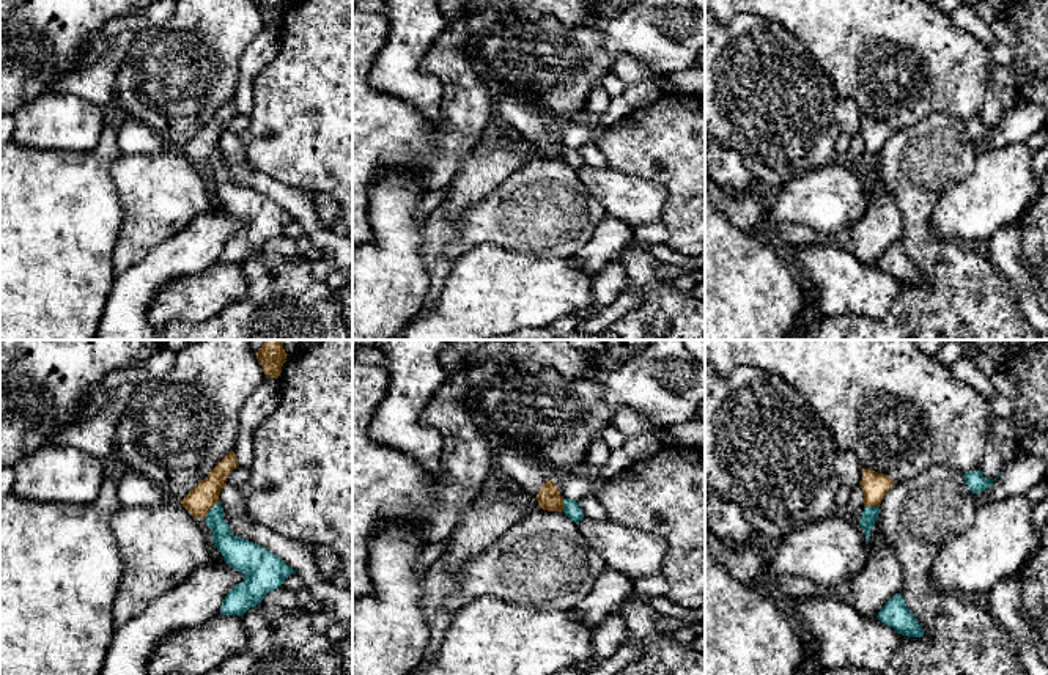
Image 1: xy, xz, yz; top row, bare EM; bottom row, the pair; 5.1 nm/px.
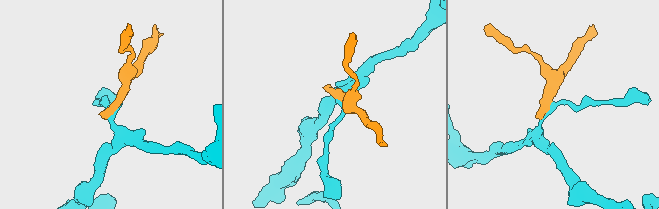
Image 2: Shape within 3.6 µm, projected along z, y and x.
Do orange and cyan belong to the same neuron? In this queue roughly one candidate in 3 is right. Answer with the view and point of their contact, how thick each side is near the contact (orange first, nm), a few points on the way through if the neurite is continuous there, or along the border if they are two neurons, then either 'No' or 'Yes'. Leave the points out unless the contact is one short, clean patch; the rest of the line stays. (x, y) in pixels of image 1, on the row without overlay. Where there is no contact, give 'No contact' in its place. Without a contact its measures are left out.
Touches orange at xy (210, 156). Thickness 140 nm (orange) against 140 nm. Boundary: xy (217, 150), (203, 164). No

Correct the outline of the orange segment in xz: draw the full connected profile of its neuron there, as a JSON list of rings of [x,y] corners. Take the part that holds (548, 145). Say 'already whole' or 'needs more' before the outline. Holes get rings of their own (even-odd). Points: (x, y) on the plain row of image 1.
needs more; [[[504,96],[496,115],[533,142],[540,156],[563,159],[563,145],[557,138],[557,132],[548,124],[543,110],[535,102],[518,96]]]

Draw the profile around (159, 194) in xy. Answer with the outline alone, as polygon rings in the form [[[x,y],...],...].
[[[175,146],[159,154],[123,154],[110,175],[123,214],[113,249],[116,274],[142,261],[194,219],[223,206],[208,170],[194,165]]]

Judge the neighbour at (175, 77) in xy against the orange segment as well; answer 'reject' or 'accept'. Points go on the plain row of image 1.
reject

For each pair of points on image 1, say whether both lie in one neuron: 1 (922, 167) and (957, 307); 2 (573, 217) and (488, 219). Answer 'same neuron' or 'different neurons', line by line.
1: same neuron
2: same neuron

